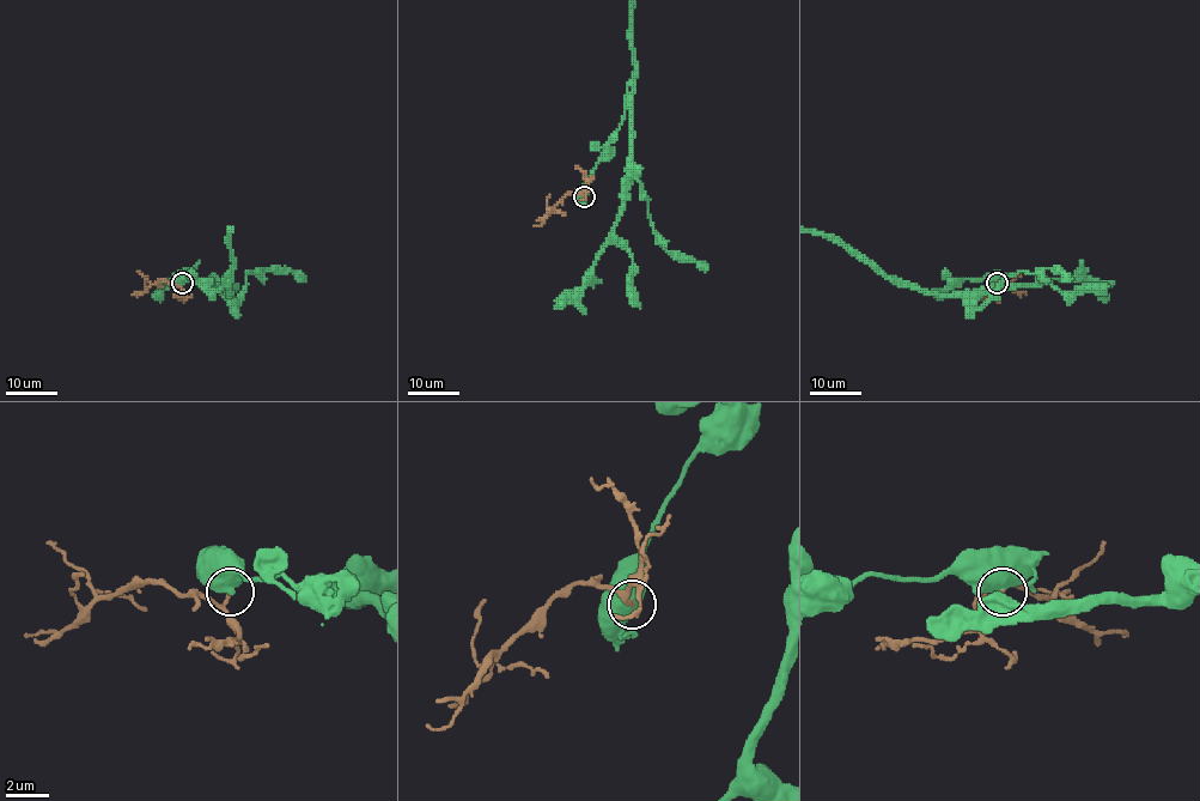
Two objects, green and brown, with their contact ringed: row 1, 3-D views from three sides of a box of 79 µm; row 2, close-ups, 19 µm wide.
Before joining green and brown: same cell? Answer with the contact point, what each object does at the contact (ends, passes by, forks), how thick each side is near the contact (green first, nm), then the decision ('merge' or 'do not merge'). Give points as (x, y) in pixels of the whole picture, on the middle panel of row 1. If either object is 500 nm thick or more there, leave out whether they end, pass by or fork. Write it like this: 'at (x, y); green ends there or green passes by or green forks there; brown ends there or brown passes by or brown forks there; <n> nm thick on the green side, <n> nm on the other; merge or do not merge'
at (584, 196); 800 nm thick on the green side, 120 nm on the other; do not merge

